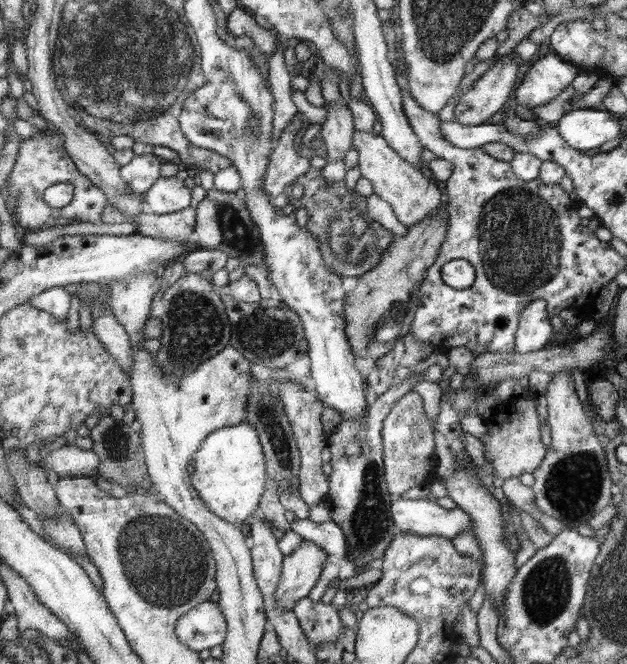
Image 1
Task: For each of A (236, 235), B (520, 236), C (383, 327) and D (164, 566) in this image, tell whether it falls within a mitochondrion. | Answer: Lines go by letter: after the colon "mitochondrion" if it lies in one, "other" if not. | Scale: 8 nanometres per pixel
A: mitochondrion
B: mitochondrion
C: mitochondrion
D: mitochondrion

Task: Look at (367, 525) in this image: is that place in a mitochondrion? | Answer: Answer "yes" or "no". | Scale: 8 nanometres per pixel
yes

